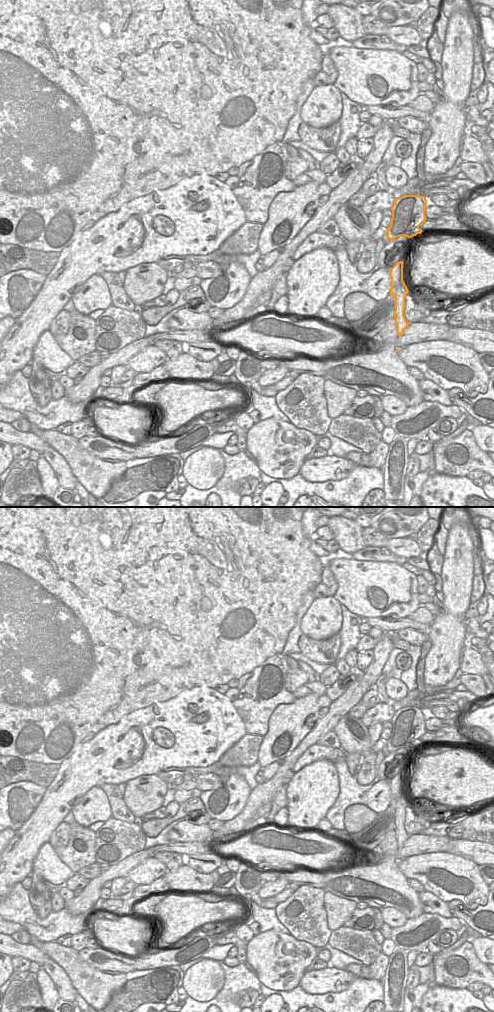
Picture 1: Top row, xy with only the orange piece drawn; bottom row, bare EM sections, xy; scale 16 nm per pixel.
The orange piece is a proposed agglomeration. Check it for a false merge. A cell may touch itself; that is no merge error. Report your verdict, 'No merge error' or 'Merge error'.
Merge error.

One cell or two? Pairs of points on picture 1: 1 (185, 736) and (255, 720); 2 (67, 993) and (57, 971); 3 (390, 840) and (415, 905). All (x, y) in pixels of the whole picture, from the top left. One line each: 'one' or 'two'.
1: two
2: one
3: one

